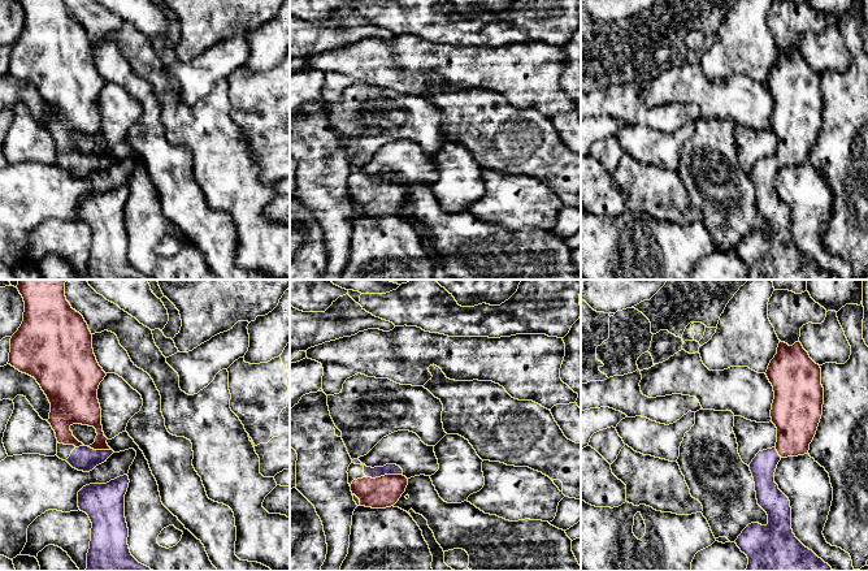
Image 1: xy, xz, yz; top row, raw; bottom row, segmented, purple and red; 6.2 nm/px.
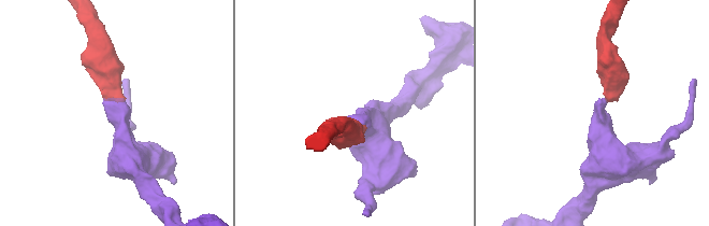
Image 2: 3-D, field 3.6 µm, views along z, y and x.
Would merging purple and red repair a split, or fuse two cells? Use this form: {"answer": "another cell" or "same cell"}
{"answer": "same cell"}

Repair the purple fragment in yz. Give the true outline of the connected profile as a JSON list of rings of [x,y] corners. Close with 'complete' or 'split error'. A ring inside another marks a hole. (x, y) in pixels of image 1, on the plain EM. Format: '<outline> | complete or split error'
[[[780,49],[777,62],[765,83],[774,100],[771,126],[777,137],[777,151],[774,156],[759,160],[748,176],[755,191],[758,213],[767,221],[768,233],[748,233],[735,252],[748,267],[746,280],[833,280],[793,242],[790,209],[774,191],[778,170],[782,166],[807,163],[816,143],[824,113],[821,77],[810,66],[800,51],[789,55]]] | split error

